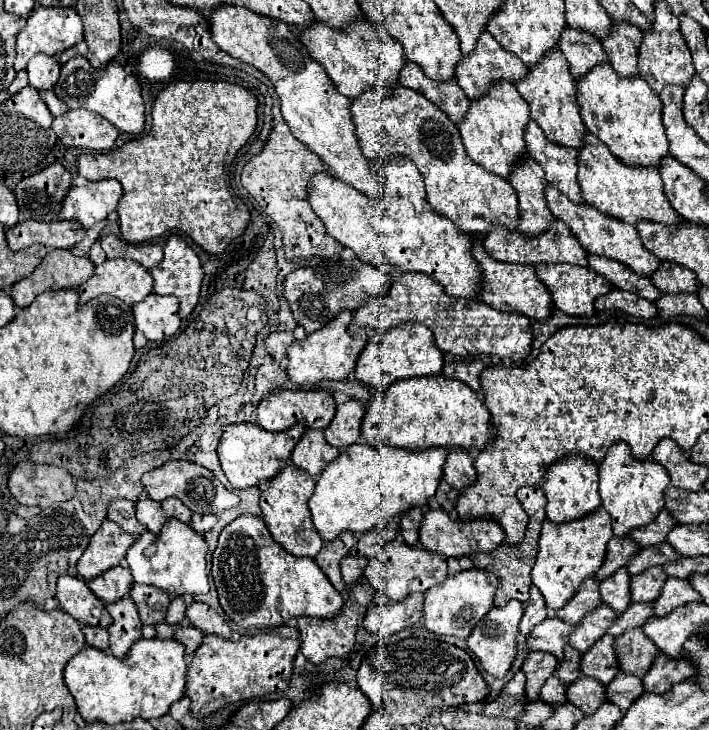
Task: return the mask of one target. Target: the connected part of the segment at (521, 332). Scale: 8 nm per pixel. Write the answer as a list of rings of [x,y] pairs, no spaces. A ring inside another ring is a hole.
[[[406,272],[398,282],[392,284],[388,296],[376,296],[362,304],[354,312],[350,326],[388,330],[400,322],[422,322],[426,324],[436,344],[442,352],[452,352],[458,356],[480,356],[496,354],[500,358],[510,358],[514,362],[526,358],[532,348],[530,318],[518,312],[500,312],[474,298],[454,298],[448,296],[442,284],[434,282],[430,276],[420,272]]]

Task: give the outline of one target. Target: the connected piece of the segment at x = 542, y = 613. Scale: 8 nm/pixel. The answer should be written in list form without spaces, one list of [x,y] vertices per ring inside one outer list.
[[[530,586],[530,600],[526,602],[524,606],[524,616],[520,620],[520,634],[522,636],[528,636],[530,630],[540,624],[544,618],[548,616],[548,610],[546,610],[546,604],[538,592],[538,588]]]

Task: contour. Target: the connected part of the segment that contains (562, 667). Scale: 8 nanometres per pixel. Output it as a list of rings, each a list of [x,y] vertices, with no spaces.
[[[566,646],[564,648],[564,660],[556,668],[556,676],[558,676],[558,680],[562,680],[562,684],[568,686],[580,676],[578,662],[580,662],[580,652],[570,648],[570,646]]]

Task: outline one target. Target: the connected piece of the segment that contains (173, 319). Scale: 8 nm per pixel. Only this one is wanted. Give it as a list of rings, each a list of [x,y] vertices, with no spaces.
[[[148,294],[142,302],[132,306],[136,328],[152,342],[168,340],[180,328],[176,296]]]

